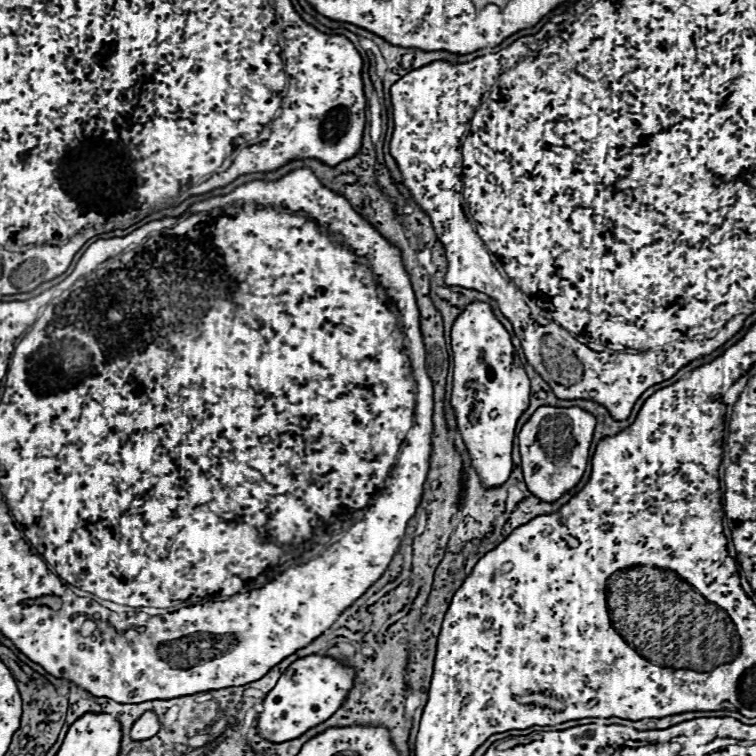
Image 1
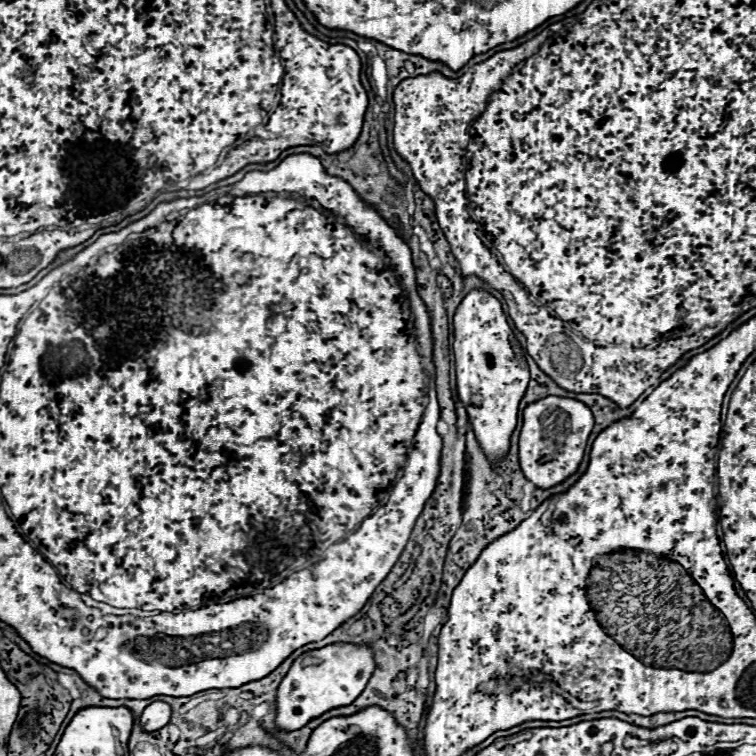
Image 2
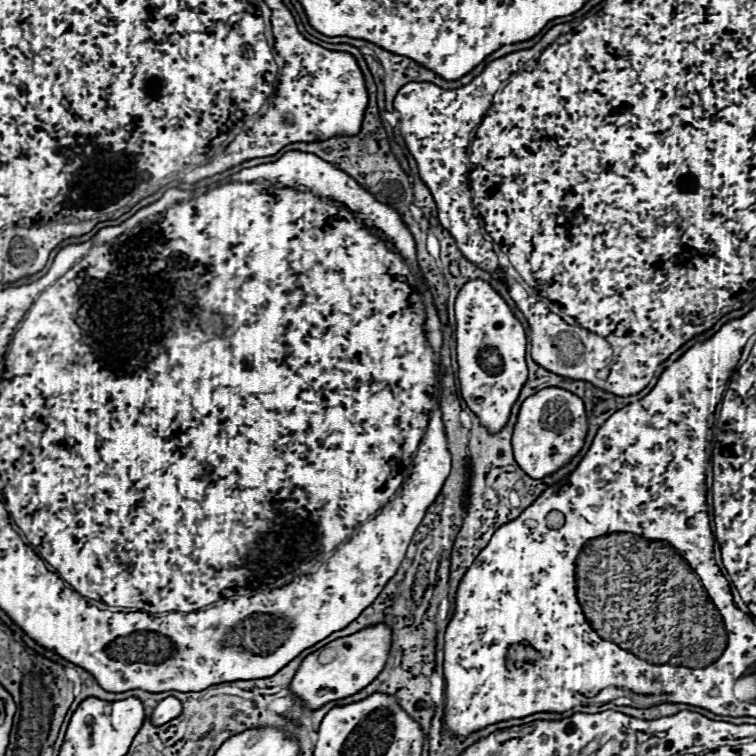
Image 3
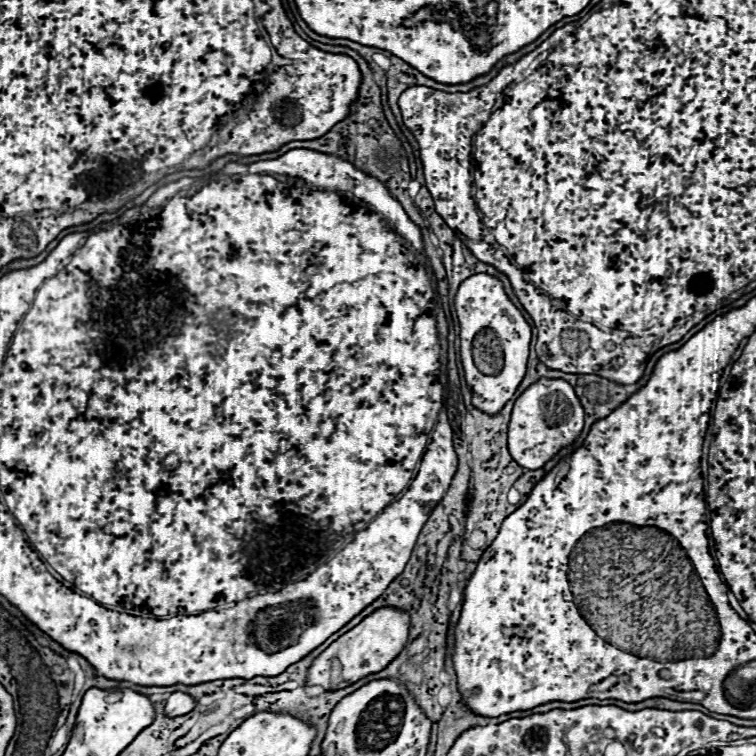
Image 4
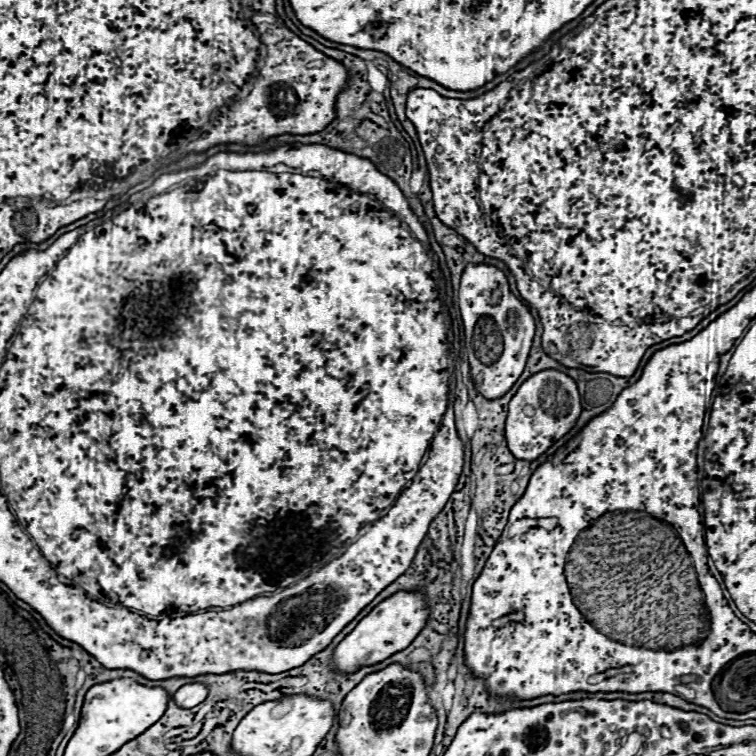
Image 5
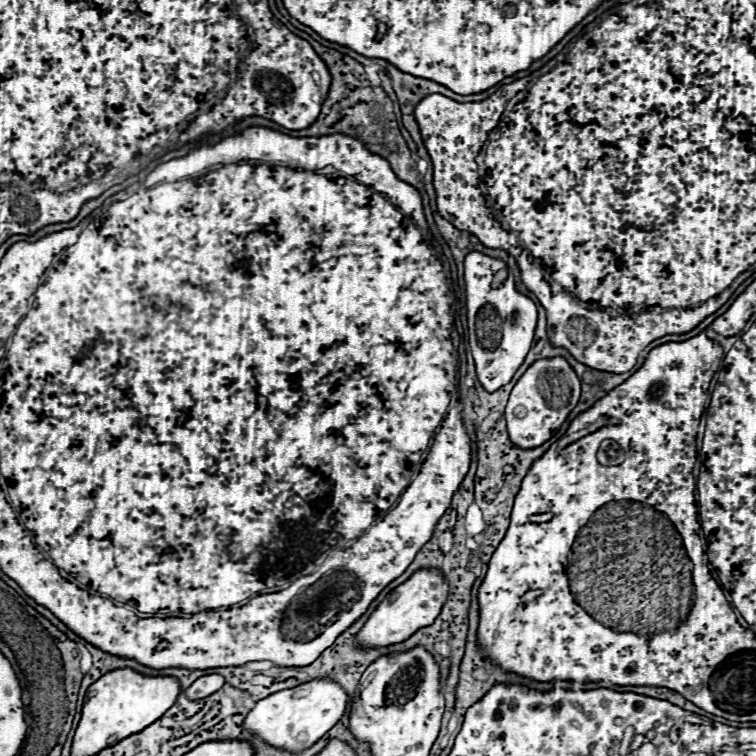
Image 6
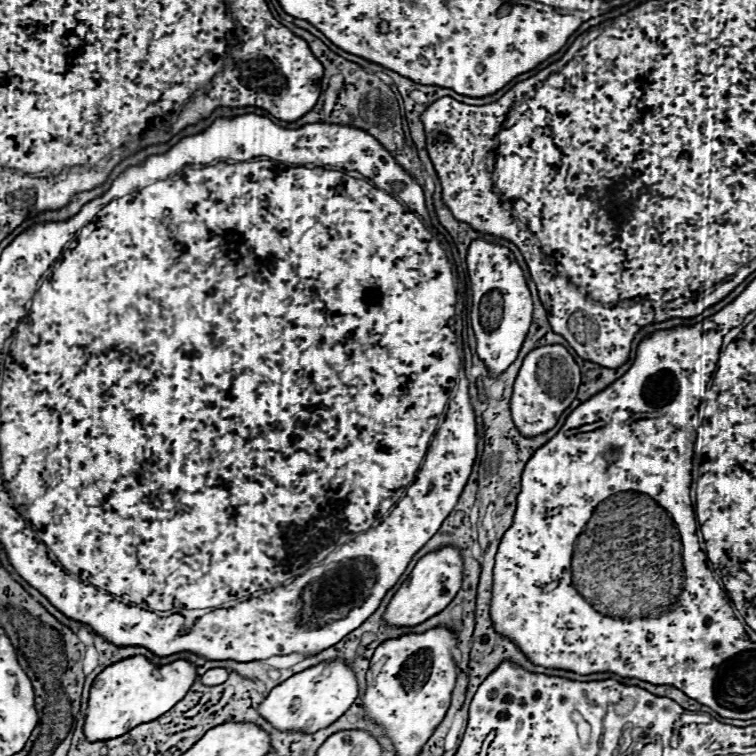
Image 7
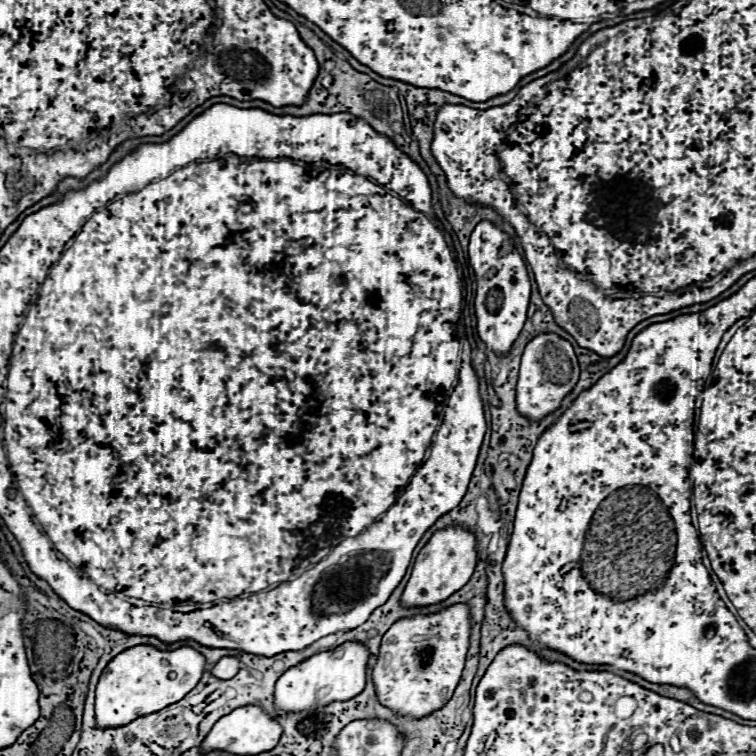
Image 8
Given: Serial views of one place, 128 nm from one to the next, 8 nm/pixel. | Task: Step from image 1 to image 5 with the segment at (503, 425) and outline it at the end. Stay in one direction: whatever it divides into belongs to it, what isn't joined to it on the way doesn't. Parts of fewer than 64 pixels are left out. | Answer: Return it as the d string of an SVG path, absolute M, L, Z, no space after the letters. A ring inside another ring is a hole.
M468 264L464 274L462 274L462 282L460 282L460 294L458 294L458 304L460 304L460 314L466 326L466 348L468 348L468 358L470 358L470 374L474 380L474 386L478 388L478 392L488 398L488 400L496 400L502 398L518 380L518 376L524 370L530 346L532 346L532 338L534 338L534 316L530 314L528 306L524 306L512 292L508 286L508 278L502 270L498 270L496 266L490 264ZM482 318L492 318L492 324L496 324L496 328L504 334L504 352L502 356L486 366L482 364L476 356L474 350L470 348L470 336L472 330L476 330L476 326L480 324Z

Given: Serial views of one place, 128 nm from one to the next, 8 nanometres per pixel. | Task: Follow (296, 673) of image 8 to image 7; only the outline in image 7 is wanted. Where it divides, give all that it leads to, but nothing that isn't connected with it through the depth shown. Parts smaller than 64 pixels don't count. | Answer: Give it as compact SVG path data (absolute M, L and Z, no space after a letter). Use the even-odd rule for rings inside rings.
M348 660L320 662L312 668L306 668L282 684L274 686L268 698L260 704L258 712L278 730L296 730L304 734L314 734L320 728L330 726L340 718L352 702L358 698L358 680Z

